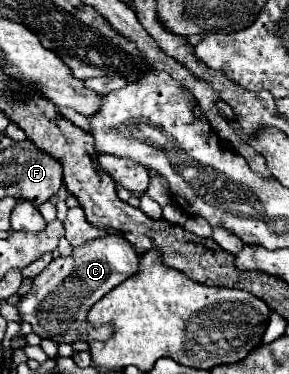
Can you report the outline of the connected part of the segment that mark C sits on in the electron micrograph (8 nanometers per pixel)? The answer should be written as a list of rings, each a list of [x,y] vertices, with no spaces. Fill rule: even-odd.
[[[109,234],[95,242],[87,242],[85,246],[73,248],[73,254],[67,258],[57,256],[33,280],[33,288],[17,304],[19,316],[23,322],[29,322],[33,326],[33,332],[37,336],[55,340],[57,344],[59,342],[73,344],[79,340],[81,342],[89,342],[89,340],[105,342],[113,334],[111,326],[103,326],[99,330],[91,328],[85,320],[87,312],[109,290],[119,286],[123,280],[131,278],[137,272],[137,266],[139,266],[139,254],[119,234]]]

